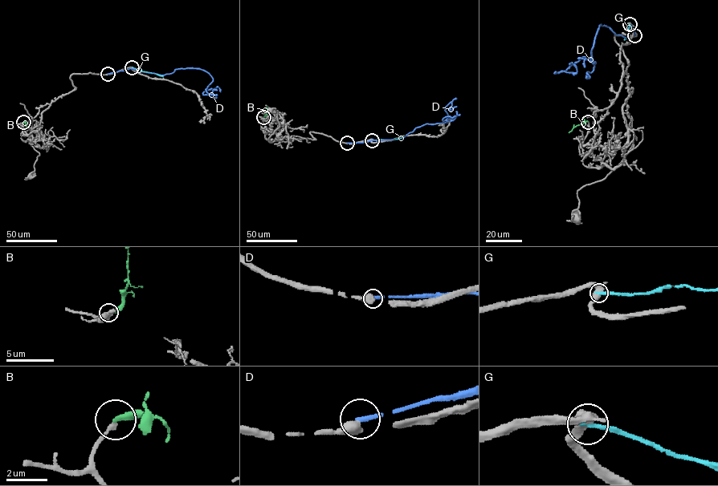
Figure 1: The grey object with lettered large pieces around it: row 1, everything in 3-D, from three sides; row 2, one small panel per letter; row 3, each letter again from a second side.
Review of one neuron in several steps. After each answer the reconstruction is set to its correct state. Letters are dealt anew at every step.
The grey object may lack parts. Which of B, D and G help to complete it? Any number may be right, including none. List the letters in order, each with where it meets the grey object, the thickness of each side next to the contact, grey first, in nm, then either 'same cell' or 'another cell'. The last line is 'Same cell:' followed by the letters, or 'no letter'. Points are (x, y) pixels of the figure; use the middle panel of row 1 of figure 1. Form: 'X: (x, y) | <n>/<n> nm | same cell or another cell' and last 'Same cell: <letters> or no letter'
B: (263, 117) | 240/280 nm | same cell
D: (347, 143) | 600/240 nm | another cell
G: (372, 140) | 440/240 nm | another cell
Same cell: B

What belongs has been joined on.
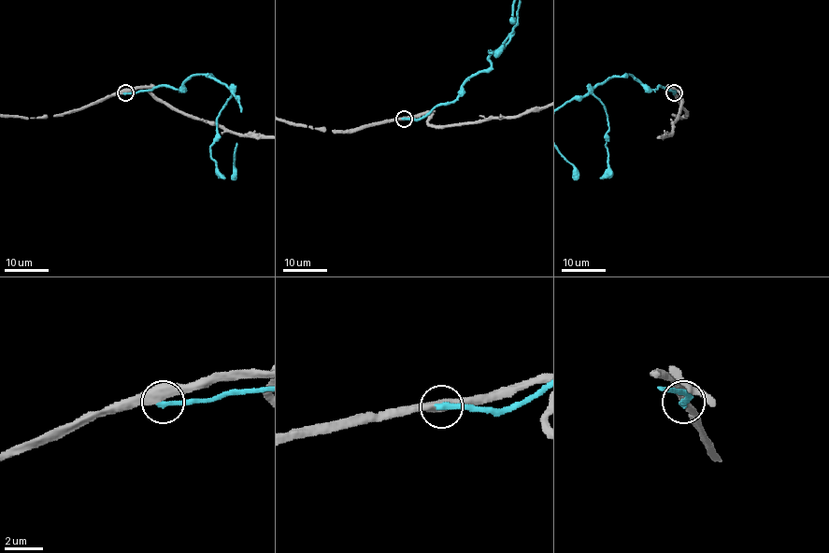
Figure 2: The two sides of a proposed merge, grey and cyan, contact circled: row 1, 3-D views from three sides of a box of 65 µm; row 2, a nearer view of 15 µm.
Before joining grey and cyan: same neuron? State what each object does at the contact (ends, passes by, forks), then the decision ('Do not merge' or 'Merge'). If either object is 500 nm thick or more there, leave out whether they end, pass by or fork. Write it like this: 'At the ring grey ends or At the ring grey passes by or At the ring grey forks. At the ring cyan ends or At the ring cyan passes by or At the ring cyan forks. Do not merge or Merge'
Do not merge

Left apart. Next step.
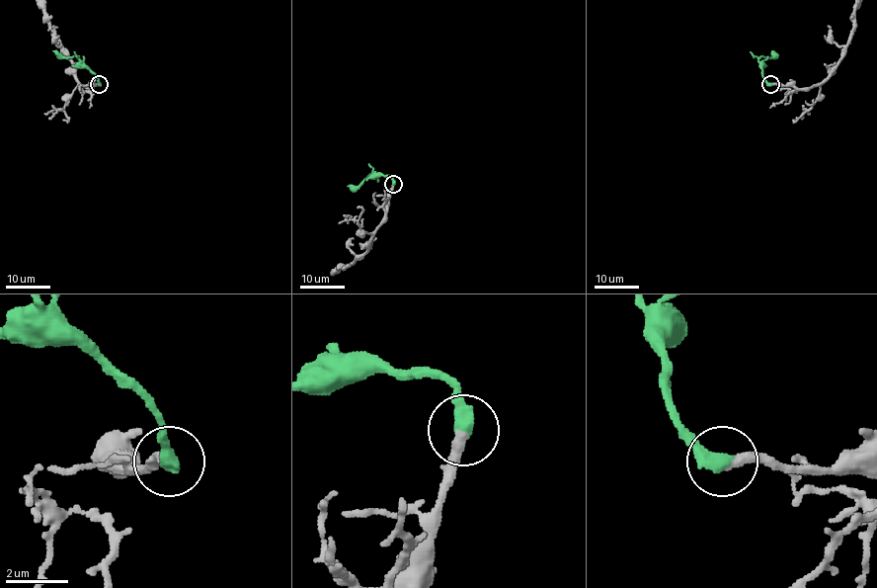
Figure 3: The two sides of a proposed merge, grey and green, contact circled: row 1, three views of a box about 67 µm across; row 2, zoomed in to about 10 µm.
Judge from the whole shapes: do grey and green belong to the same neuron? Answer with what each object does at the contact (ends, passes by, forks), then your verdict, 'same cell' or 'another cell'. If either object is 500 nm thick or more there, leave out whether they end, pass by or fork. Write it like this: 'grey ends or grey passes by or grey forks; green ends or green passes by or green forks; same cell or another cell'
same cell

